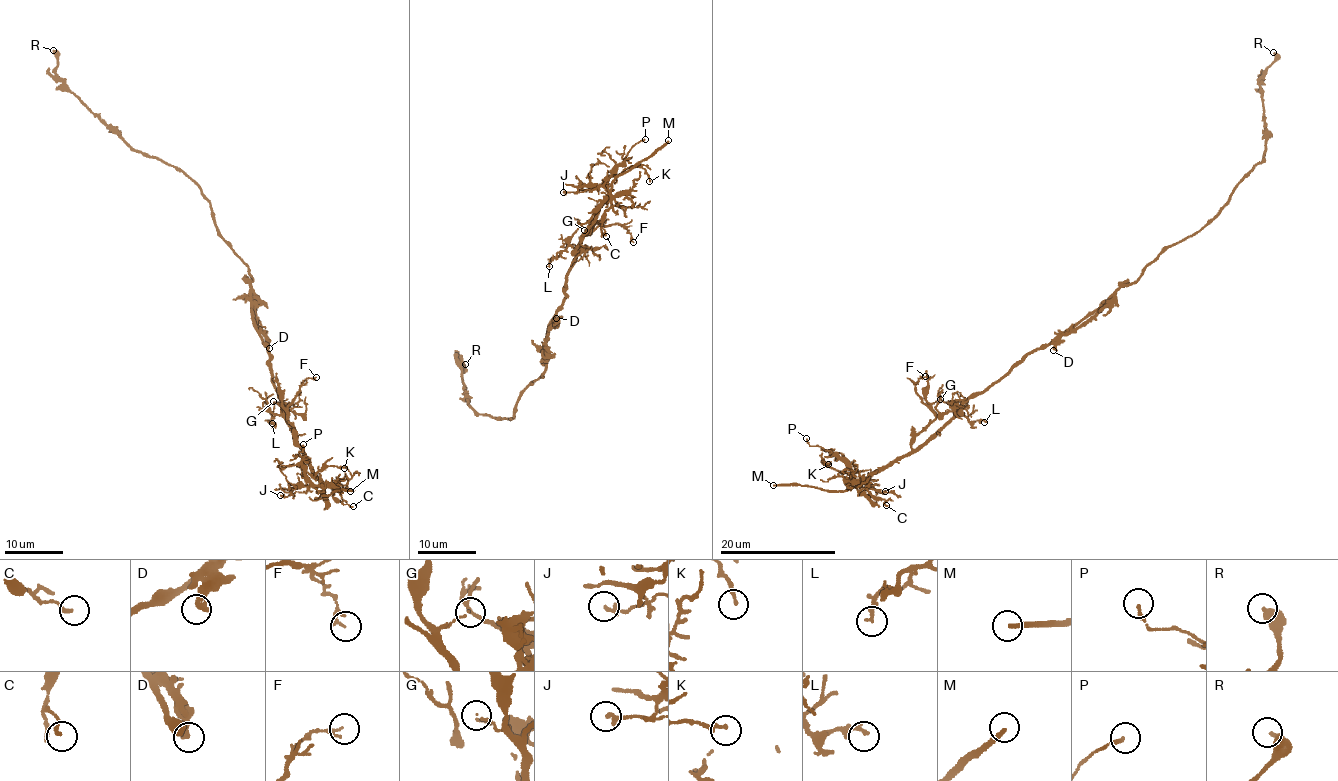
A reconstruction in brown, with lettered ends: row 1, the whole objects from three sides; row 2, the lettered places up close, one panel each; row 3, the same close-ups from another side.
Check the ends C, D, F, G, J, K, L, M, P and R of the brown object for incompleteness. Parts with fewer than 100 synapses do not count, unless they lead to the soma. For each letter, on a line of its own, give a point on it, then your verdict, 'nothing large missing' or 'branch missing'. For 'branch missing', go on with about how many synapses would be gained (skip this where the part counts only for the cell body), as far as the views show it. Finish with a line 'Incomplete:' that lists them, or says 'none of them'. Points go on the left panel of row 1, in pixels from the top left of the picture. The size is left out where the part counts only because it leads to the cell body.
C: place (353, 506); nothing large missing
D: place (269, 348); nothing large missing
F: place (316, 377); nothing large missing
G: place (273, 401); nothing large missing
J: place (280, 495); nothing large missing
K: place (344, 468); nothing large missing
L: place (272, 423); nothing large missing
M: place (350, 491); branch missing
P: place (303, 444); nothing large missing
R: place (53, 50); nothing large missing
Incomplete: M

